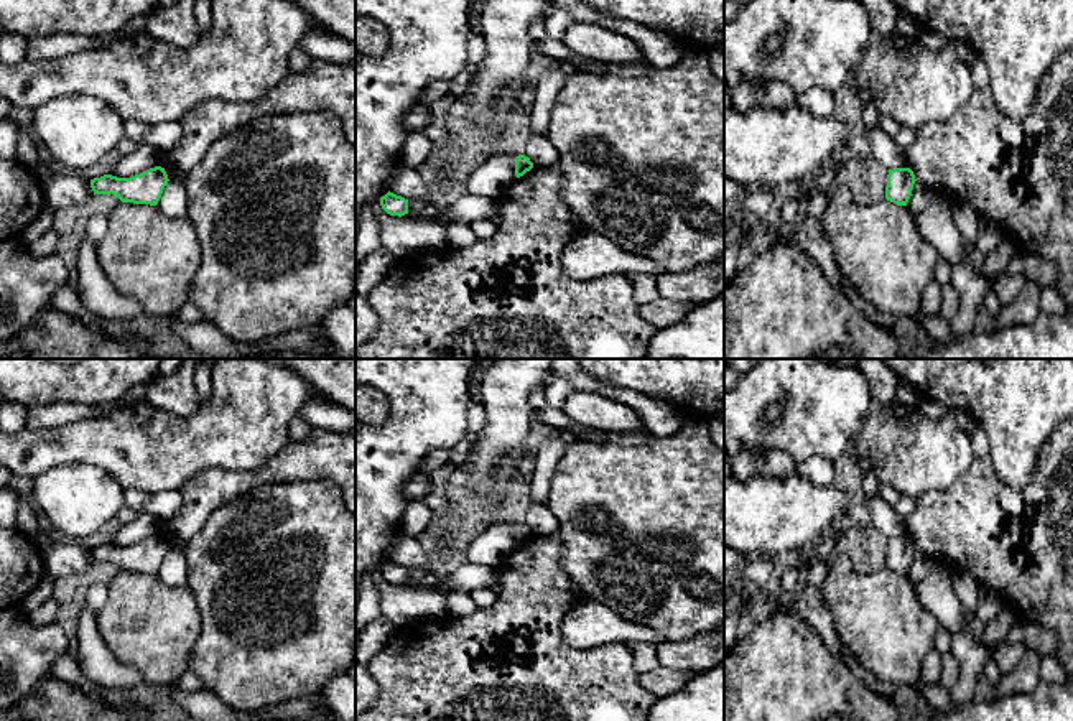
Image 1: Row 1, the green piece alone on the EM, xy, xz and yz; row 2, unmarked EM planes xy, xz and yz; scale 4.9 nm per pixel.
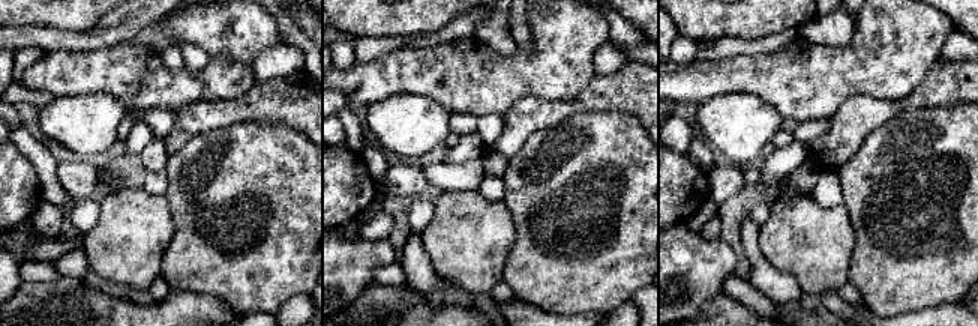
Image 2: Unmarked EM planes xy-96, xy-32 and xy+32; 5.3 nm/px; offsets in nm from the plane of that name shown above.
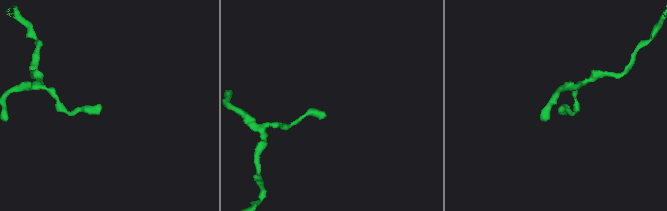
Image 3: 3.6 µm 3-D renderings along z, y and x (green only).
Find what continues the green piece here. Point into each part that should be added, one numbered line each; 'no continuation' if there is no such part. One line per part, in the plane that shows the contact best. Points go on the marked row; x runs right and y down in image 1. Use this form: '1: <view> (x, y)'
no continuation

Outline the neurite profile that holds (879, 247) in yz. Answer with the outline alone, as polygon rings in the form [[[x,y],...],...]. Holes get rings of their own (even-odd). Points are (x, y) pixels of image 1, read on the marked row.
[[[839,181],[821,224],[859,296],[889,314],[917,314],[940,254],[922,237],[907,206],[887,199],[859,206]]]

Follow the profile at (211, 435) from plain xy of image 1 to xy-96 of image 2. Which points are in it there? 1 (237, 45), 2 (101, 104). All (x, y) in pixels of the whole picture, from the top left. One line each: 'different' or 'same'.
1: different
2: different

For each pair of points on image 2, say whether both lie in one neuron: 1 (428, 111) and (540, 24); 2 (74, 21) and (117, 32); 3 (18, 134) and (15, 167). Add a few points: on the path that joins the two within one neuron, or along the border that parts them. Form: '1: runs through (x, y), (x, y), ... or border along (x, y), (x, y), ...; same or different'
1: border along (402, 93), (426, 95), (452, 113); different
2: border along (104, 15), (86, 29), (59, 30); different
3: border along (15, 144), (32, 166), (36, 178); different

